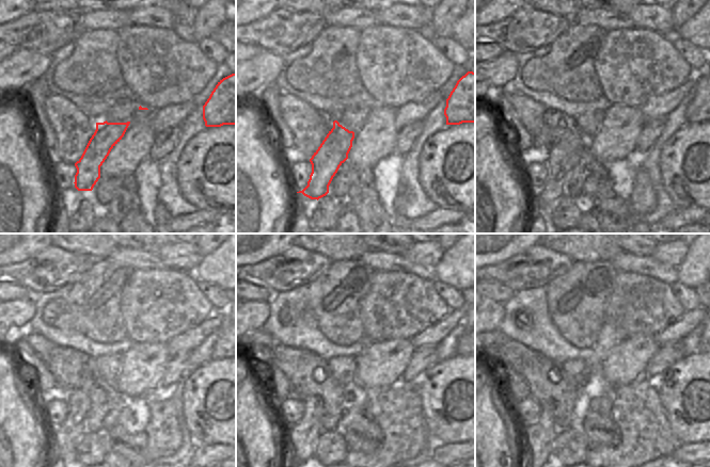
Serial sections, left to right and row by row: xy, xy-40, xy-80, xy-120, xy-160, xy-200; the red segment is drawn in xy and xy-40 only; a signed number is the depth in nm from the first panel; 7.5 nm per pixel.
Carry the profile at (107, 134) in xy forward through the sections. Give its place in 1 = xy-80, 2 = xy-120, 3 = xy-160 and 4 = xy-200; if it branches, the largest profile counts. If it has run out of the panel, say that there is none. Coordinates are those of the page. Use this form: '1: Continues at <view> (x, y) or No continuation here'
1: Continues at xy-80 (561, 160)
2: Continues at xy-120 (64, 437)
3: Continues at xy-160 (301, 437)
4: Continues at xy-200 (539, 437).

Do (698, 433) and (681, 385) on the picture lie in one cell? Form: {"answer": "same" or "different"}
{"answer": "same"}

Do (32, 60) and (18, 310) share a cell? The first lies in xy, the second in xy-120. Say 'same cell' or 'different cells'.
same cell

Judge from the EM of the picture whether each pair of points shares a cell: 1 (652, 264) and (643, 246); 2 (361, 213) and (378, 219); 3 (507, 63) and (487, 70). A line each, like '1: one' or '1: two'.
1: two
2: one
3: one

